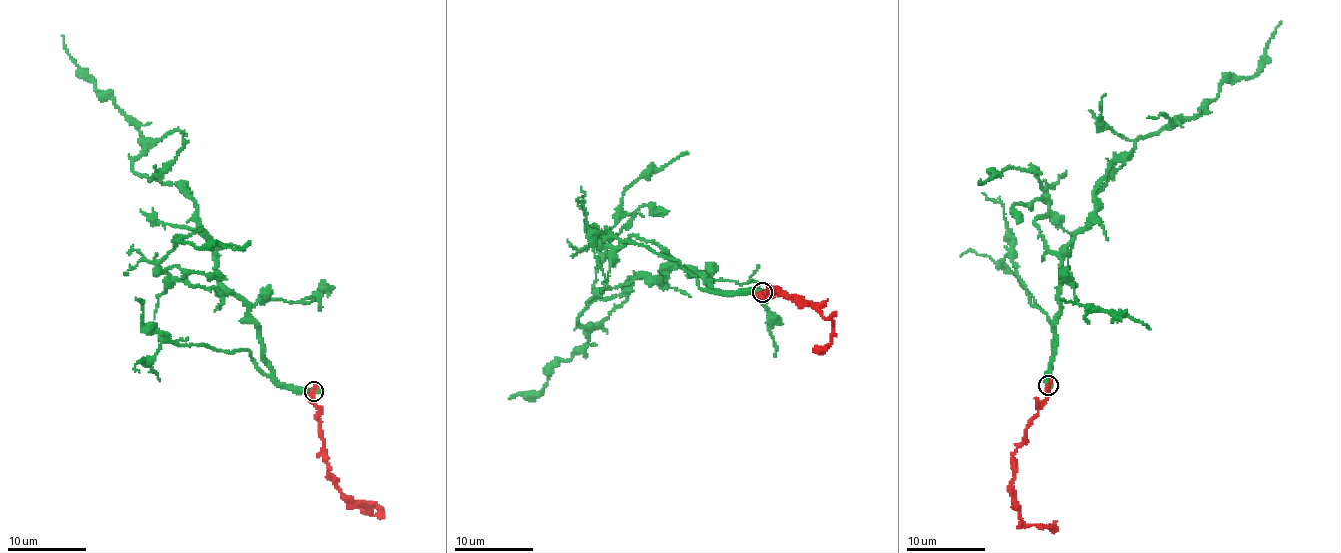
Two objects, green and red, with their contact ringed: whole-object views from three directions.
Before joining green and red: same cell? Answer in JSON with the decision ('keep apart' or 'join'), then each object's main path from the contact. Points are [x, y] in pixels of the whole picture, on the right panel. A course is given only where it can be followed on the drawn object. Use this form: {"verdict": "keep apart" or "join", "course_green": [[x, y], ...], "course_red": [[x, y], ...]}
{"verdict": "keep apart", "course_green": [[1048, 385], [1060, 255], [1087, 224], [1098, 185], [1135, 140], [1200, 116], [1224, 81], [1253, 76], [1281, 21]], "course_red": [[1047, 384], [1047, 396], [1013, 455], [1012, 501], [1024, 524], [1054, 527], [1057, 521]]}

